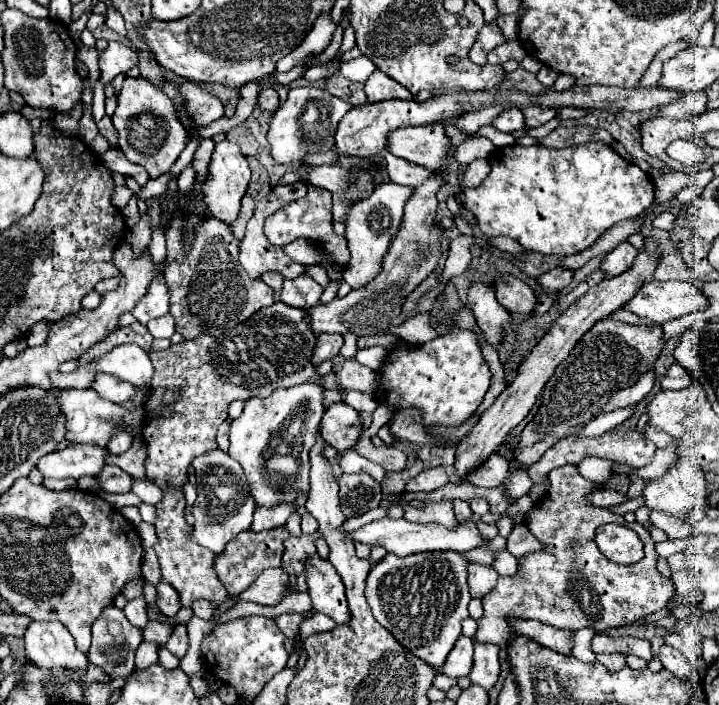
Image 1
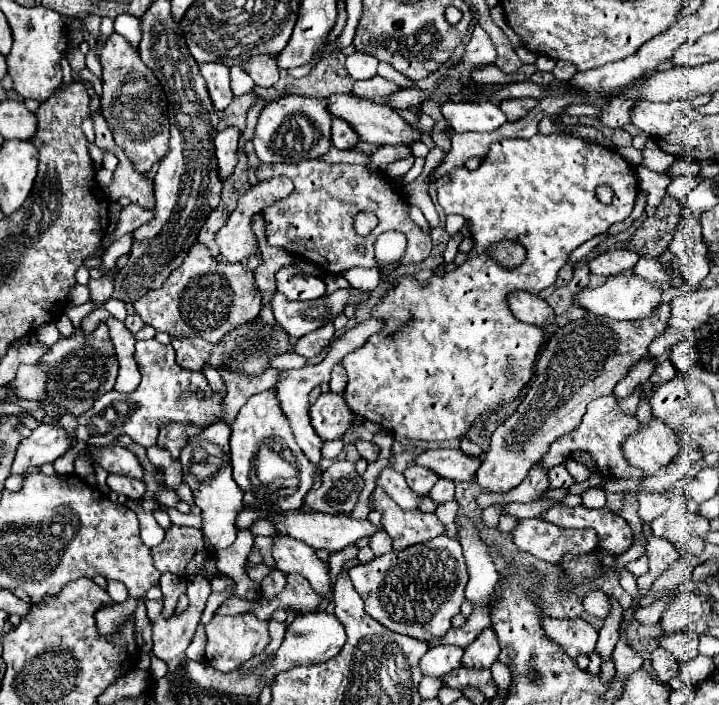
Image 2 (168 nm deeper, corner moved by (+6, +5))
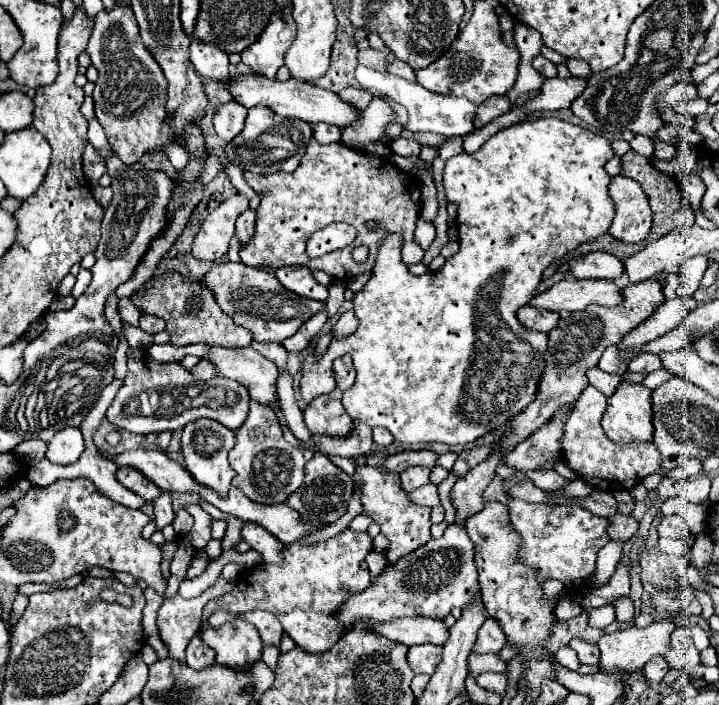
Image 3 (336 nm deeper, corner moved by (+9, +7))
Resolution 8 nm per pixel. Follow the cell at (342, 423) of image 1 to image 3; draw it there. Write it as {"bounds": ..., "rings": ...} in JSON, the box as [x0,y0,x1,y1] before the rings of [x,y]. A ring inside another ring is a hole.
{"bounds":[303,390,353,438],"rings":[[[341,390],[315,398],[303,412],[305,426],[311,434],[345,438],[353,430],[353,418],[341,404]]]}

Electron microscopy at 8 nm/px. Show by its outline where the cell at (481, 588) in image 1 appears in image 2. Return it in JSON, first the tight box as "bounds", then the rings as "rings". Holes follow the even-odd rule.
{"bounds":[481,506,502,527],"rings":[[[489,506],[483,510],[481,519],[487,527],[496,527],[502,513],[502,506]]]}

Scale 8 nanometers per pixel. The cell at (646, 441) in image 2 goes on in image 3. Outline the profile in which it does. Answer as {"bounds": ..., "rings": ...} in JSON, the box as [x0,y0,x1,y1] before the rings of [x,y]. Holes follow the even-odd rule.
{"bounds":[601,382,651,440],"rings":[[[621,382],[607,398],[601,426],[611,440],[651,440],[651,390],[643,384]]]}

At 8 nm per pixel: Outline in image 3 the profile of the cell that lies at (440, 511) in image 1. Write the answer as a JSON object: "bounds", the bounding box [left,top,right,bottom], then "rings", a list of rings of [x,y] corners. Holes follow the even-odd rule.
{"bounds":[351,466,431,564],"rings":[[[359,466],[351,478],[353,478],[353,484],[361,488],[363,514],[373,518],[373,522],[379,524],[381,534],[389,540],[389,548],[387,548],[389,564],[397,564],[399,558],[409,556],[413,550],[421,548],[431,540],[431,534],[429,534],[431,508],[419,506],[409,500],[407,492],[401,488],[399,474],[383,474],[381,467]]]}

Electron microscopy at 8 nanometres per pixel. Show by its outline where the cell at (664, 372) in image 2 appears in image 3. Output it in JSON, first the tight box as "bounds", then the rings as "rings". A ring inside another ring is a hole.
{"bounds":[629,352,663,372],"rings":[[[639,352],[639,356],[635,356],[631,362],[629,362],[629,372],[655,372],[663,368],[661,366],[661,360],[657,354],[651,354],[651,352]]]}

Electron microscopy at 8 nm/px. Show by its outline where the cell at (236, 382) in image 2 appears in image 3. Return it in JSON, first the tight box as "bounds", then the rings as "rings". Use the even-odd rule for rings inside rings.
{"bounds":[191,360,216,382],"rings":[[[199,360],[197,366],[191,368],[191,374],[193,374],[195,380],[203,380],[203,382],[207,382],[207,380],[216,377],[213,364],[207,364],[207,360]]]}

